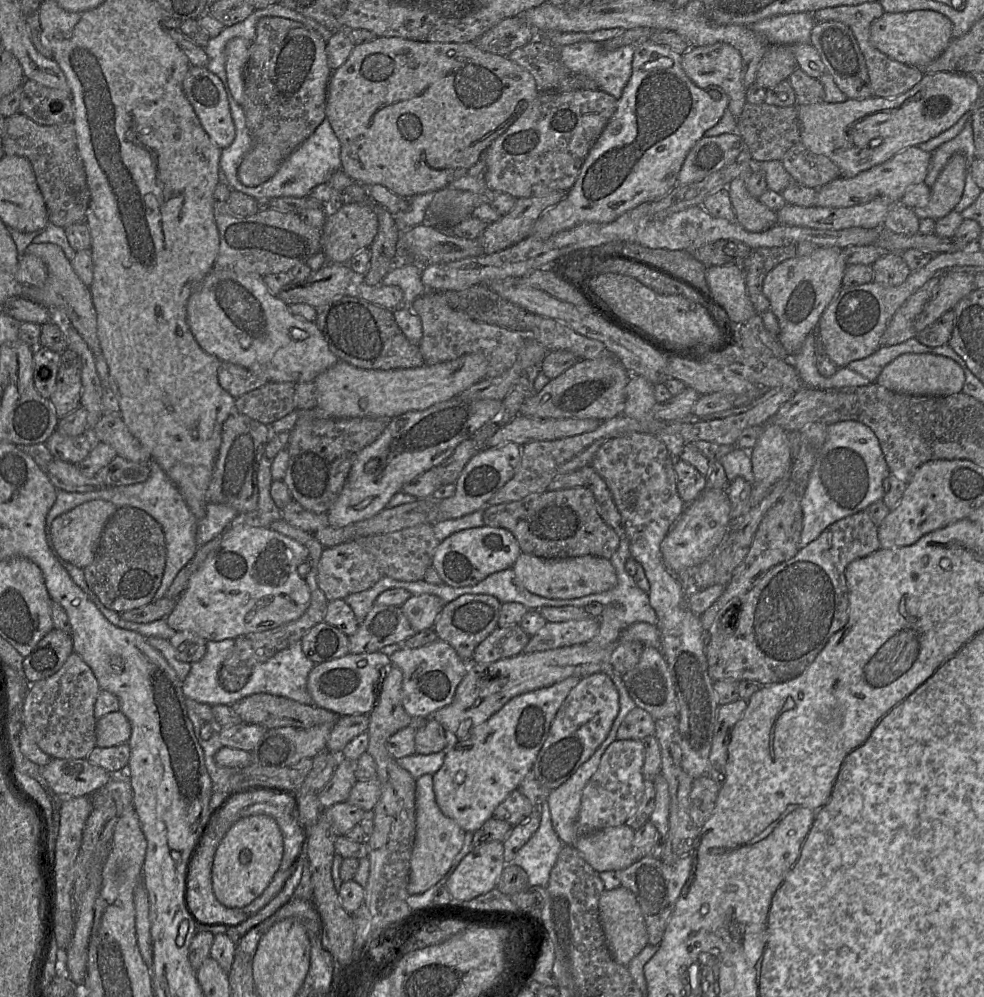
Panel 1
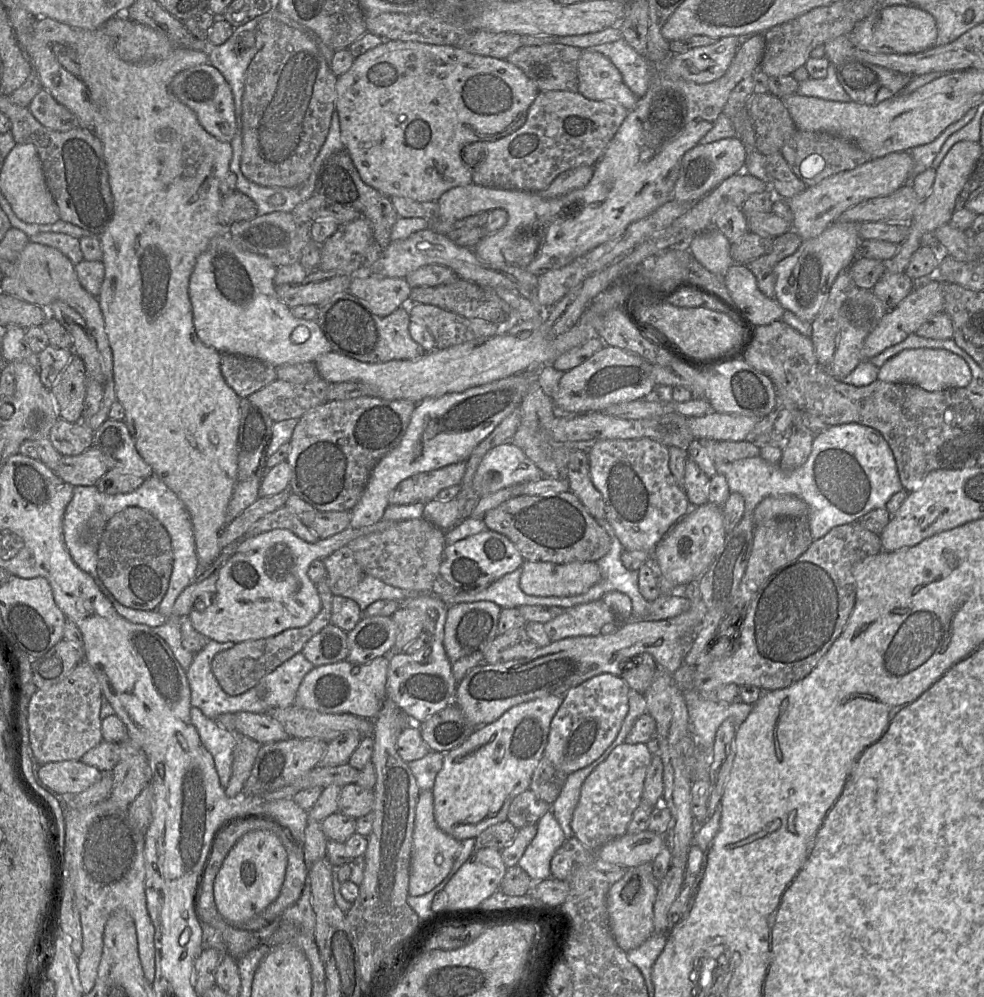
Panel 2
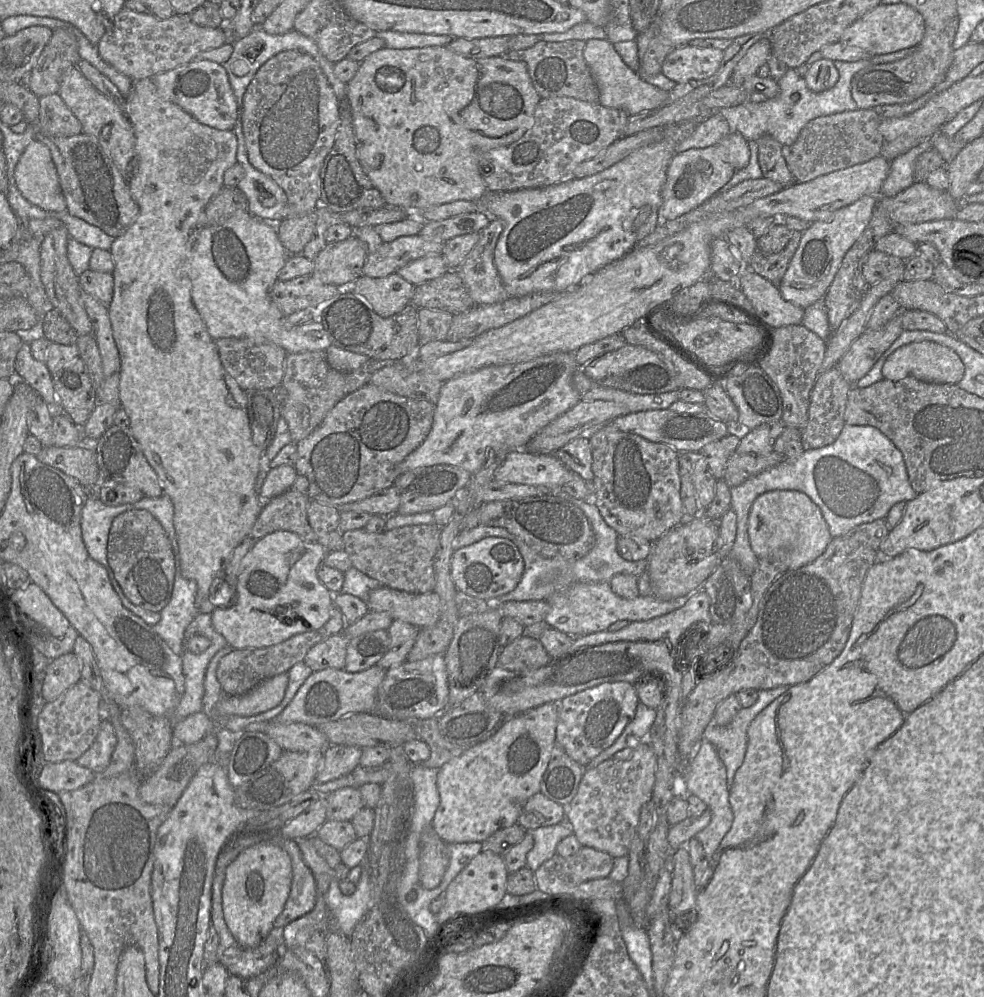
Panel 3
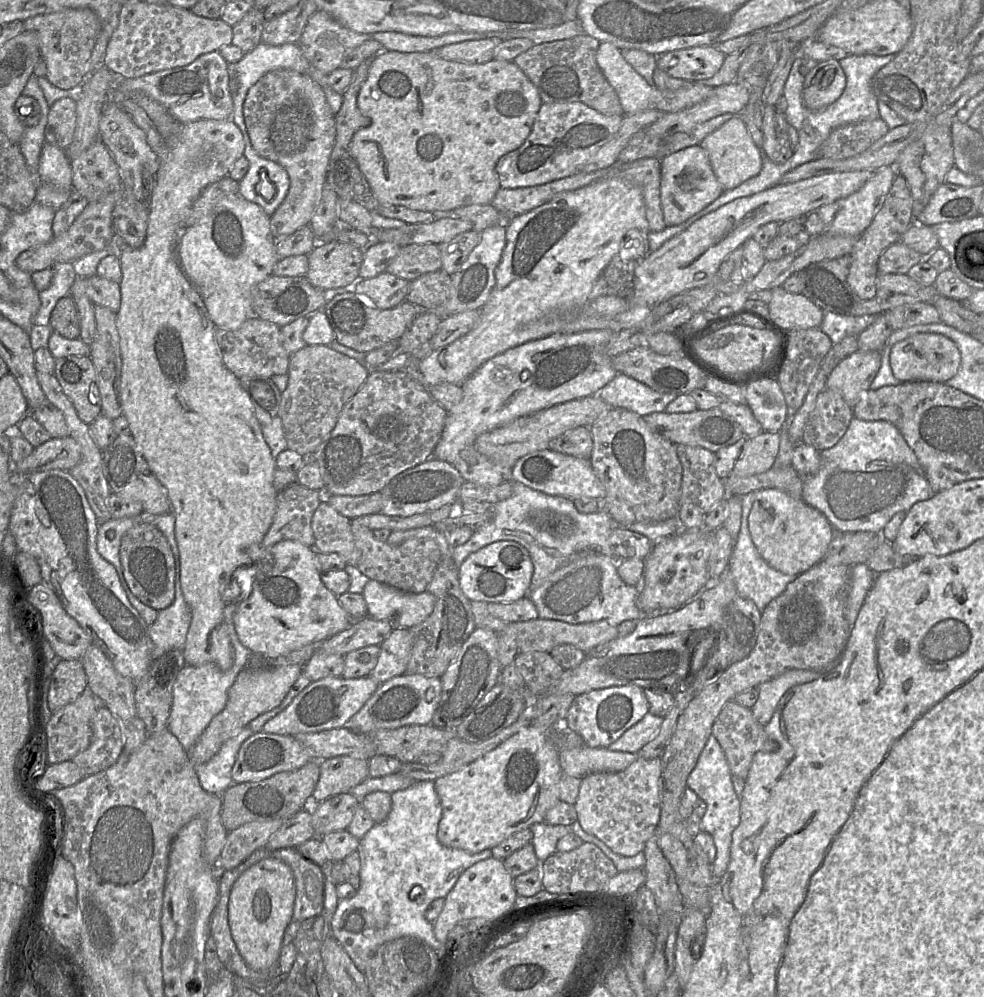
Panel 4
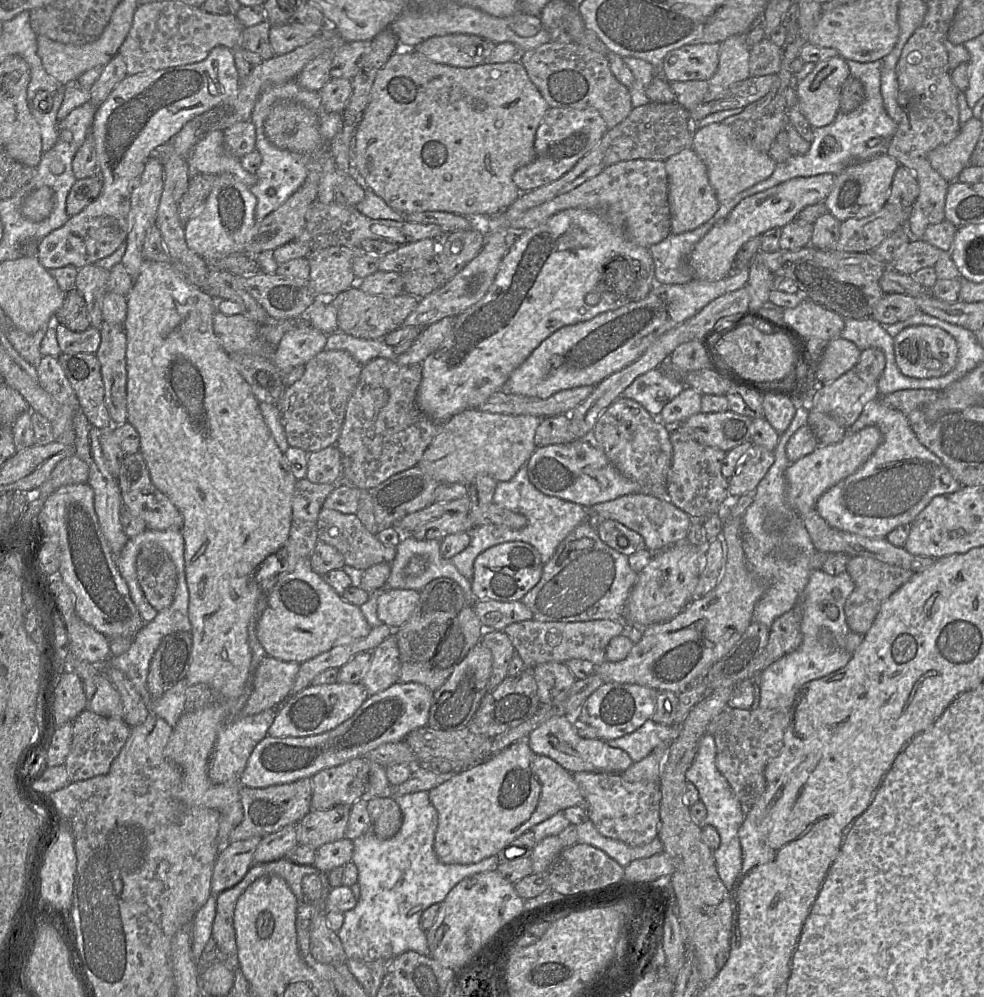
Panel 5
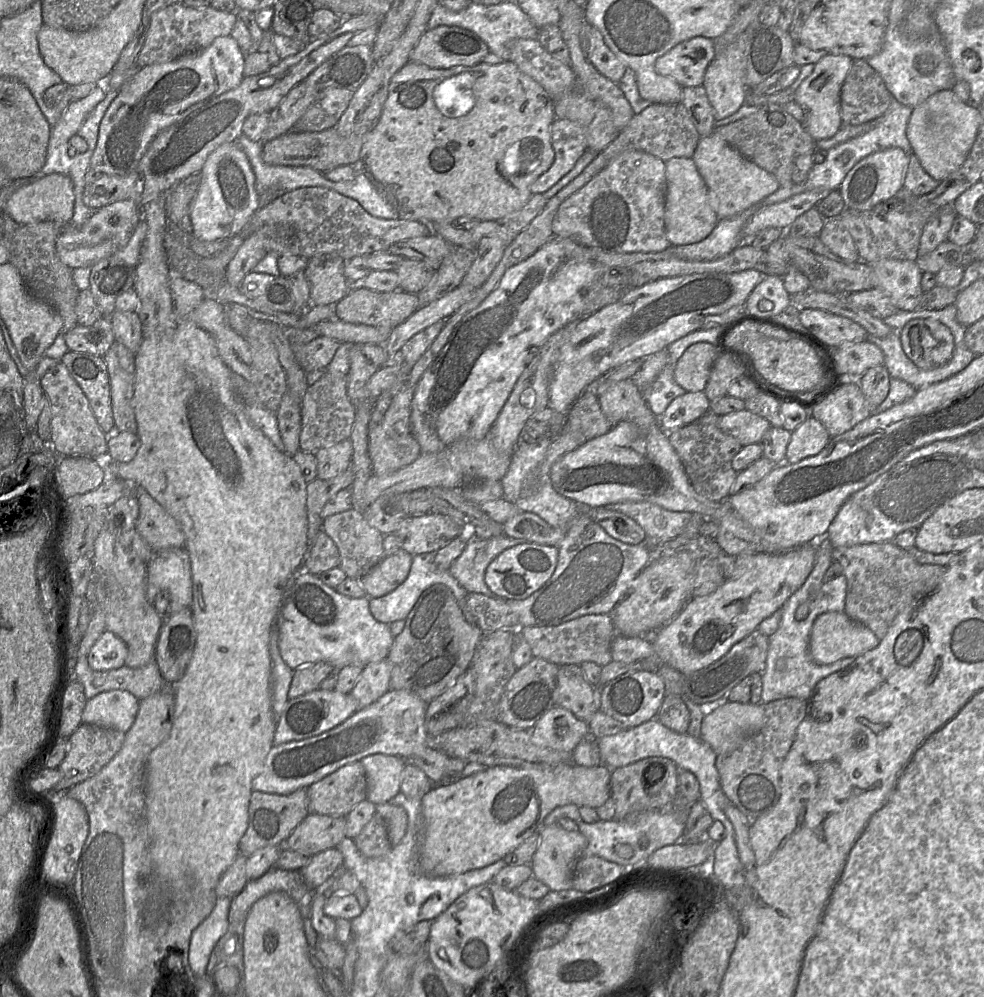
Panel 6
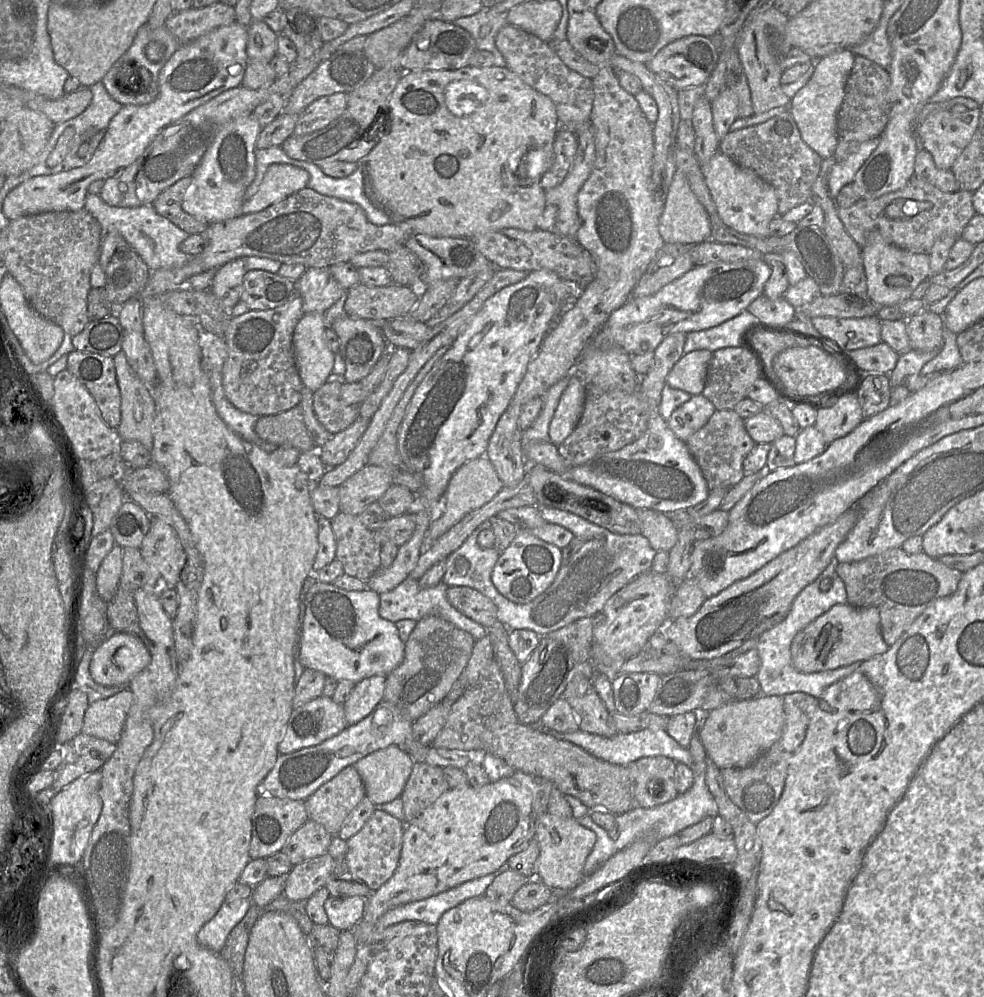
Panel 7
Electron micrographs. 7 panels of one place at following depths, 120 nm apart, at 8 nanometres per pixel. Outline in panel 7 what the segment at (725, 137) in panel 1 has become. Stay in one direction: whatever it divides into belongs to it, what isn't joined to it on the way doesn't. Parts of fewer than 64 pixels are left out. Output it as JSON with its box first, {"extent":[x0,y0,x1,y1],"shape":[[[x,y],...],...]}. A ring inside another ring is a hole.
{"extent":[659,169,711,245],"shape":[[[678,169],[665,198],[659,231],[665,243],[696,245],[711,239],[709,216]]]}

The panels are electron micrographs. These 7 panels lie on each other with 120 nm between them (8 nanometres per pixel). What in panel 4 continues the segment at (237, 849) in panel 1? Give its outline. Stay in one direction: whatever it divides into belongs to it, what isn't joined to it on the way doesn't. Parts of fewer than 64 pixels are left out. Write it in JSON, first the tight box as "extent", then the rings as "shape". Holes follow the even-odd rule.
{"extent":[228,858,295,969],"shape":[[[276,858],[260,860],[234,882],[228,901],[228,923],[237,949],[251,969],[277,968],[283,935],[293,915],[295,895],[291,868]]]}

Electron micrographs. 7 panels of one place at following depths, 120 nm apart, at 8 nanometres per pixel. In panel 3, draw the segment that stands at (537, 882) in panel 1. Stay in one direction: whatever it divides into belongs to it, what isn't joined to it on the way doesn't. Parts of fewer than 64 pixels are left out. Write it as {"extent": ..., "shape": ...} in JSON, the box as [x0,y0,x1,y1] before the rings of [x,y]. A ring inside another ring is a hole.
{"extent":[526,823,573,872],"shape":[[[562,823],[527,832],[533,836],[534,846],[527,854],[526,867],[533,872],[556,854],[556,847],[560,841],[573,833]]]}

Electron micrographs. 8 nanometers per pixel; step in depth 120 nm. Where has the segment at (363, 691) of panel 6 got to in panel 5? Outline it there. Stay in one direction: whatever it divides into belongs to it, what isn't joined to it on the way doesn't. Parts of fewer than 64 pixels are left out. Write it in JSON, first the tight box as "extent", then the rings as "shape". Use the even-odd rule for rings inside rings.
{"extent":[362,633,400,695],"shape":[[[393,633],[372,651],[372,660],[362,684],[369,695],[377,694],[399,682],[400,669],[398,641]]]}

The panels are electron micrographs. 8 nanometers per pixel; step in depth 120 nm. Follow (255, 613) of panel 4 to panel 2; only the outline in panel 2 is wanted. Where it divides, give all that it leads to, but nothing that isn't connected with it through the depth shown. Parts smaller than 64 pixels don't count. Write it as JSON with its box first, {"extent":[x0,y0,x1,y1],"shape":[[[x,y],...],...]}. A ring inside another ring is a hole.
{"extent":[188,520,397,643],"shape":[[[381,520],[371,526],[349,527],[332,537],[320,539],[315,543],[307,543],[286,529],[275,529],[250,538],[238,547],[236,553],[220,570],[212,603],[203,611],[193,609],[188,615],[188,619],[196,631],[221,643],[265,639],[288,629],[307,626],[321,610],[319,593],[308,576],[311,563],[316,560],[323,561],[351,541],[385,531],[394,523],[397,522]]]}

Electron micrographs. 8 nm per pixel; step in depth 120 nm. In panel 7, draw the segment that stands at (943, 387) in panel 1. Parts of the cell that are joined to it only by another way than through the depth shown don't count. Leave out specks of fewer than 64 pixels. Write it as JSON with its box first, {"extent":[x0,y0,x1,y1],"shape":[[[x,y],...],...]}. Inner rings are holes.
{"extent":[906,309,943,351],"shape":[[[924,309],[906,319],[906,323],[910,349],[932,351],[942,348],[943,322],[938,314]]]}

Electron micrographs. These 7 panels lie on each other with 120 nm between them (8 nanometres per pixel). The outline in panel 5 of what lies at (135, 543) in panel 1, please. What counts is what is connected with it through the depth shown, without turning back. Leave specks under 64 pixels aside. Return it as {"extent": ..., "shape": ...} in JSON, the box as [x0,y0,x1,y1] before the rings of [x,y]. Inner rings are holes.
{"extent":[136,543,177,612],"shape":[[[154,543],[144,544],[136,559],[139,585],[158,612],[168,608],[177,589],[177,571],[169,555]]]}

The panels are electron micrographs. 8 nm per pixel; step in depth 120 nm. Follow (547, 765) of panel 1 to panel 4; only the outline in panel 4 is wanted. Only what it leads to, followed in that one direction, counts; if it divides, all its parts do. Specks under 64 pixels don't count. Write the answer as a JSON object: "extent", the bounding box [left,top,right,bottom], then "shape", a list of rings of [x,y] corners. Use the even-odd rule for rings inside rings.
{"extent":[563,685,649,748],"shape":[[[636,685],[613,686],[591,690],[576,696],[563,724],[565,729],[580,735],[585,746],[607,748],[648,712],[649,704],[643,688]]]}

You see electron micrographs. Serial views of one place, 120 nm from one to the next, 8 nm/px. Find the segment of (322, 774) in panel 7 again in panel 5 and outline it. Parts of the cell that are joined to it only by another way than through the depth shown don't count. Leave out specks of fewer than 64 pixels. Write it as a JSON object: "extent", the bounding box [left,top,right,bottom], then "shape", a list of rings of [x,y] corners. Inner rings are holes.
{"extent":[239,682,434,788],"shape":[[[397,682],[370,695],[362,706],[335,729],[323,734],[274,738],[266,736],[253,749],[239,778],[241,787],[266,788],[312,778],[319,771],[362,758],[385,743],[397,743],[411,731],[428,725],[434,692],[423,684]]]}

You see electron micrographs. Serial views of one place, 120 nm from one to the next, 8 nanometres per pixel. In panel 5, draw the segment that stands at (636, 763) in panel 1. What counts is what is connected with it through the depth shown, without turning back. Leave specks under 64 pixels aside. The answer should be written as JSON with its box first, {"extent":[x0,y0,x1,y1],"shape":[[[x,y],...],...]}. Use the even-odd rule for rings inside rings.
{"extent":[573,772,661,847],"shape":[[[577,772],[573,774],[584,798],[589,821],[604,837],[640,847],[658,837],[661,792],[658,782],[630,782],[621,773]]]}

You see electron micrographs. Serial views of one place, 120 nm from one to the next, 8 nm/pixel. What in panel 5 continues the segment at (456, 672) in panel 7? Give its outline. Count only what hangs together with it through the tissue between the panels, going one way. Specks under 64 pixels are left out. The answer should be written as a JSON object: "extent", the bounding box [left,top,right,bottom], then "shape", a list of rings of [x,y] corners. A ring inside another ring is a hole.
{"extent":[396,578,484,691],"shape":[[[450,578],[431,581],[420,592],[419,605],[410,619],[396,631],[401,661],[399,682],[420,683],[436,691],[481,641],[484,632],[459,584]]]}

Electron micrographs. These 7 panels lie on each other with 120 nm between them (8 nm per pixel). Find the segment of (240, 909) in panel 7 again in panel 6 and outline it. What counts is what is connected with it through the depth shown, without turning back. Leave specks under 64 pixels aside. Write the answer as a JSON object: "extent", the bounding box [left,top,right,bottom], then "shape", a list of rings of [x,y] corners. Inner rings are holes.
{"extent":[188,897,229,976],"shape":[[[217,897],[211,913],[192,931],[188,963],[195,976],[205,976],[210,955],[228,930],[229,897]]]}

